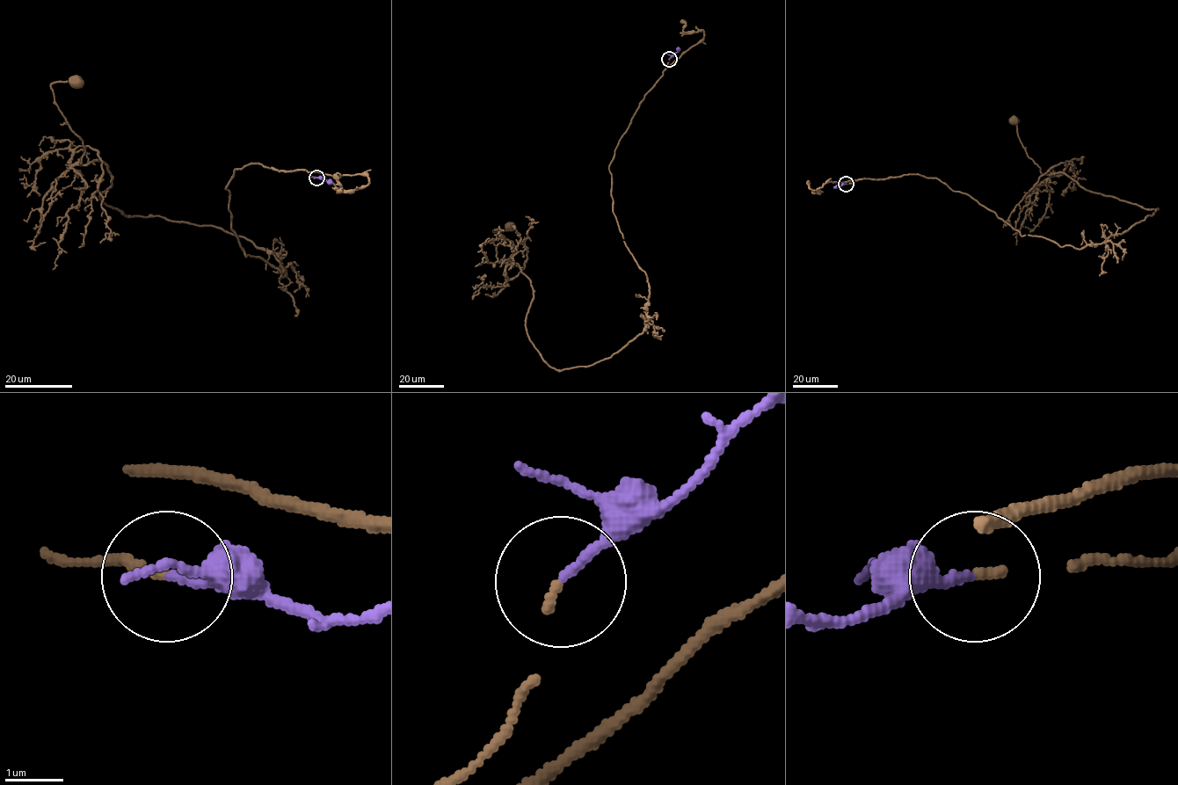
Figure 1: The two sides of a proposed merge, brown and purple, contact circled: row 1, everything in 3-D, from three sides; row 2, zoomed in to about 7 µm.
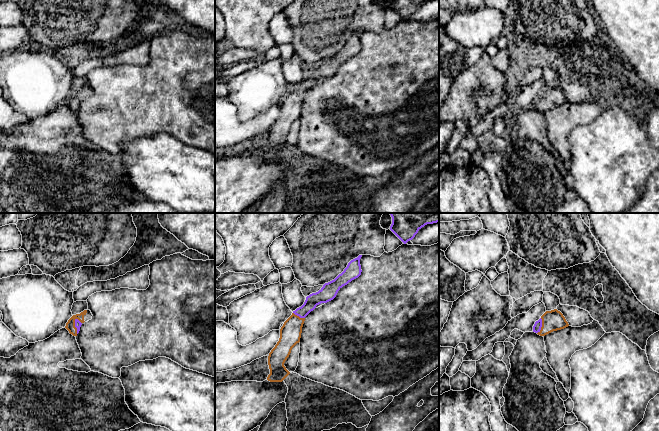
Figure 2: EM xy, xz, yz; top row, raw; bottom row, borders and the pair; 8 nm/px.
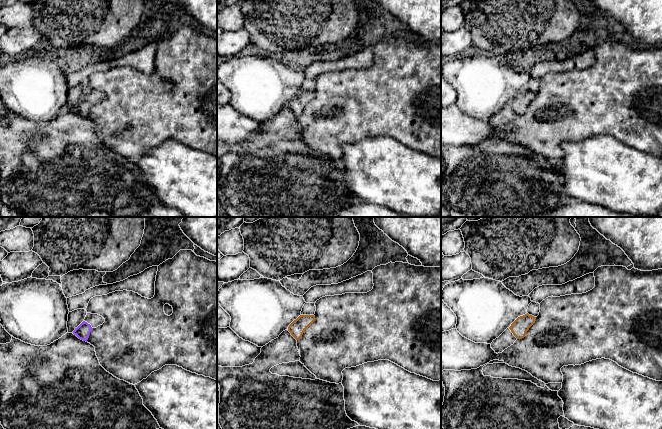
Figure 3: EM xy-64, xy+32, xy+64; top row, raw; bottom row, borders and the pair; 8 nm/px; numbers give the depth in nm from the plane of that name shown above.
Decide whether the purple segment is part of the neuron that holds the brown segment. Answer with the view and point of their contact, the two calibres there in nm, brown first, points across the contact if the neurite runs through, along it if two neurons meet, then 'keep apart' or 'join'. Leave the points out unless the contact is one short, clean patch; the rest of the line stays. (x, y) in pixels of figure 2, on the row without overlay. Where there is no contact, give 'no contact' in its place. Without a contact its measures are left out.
meets brown in xy at (74, 102); 80 nm thick on the brown side, 50 nm on the other; runs through xy (70, 101), (74, 102), (78, 100); join

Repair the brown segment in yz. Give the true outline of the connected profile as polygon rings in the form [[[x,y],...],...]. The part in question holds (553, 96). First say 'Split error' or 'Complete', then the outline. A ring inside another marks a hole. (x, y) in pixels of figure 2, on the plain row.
Split error. [[[557,85],[546,87],[541,94],[535,98],[533,108],[540,112],[545,112],[553,107],[561,106],[568,103],[563,90]]]

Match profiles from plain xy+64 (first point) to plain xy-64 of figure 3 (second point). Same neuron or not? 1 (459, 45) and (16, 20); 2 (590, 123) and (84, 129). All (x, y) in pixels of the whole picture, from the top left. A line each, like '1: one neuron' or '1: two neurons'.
1: two neurons
2: two neurons

